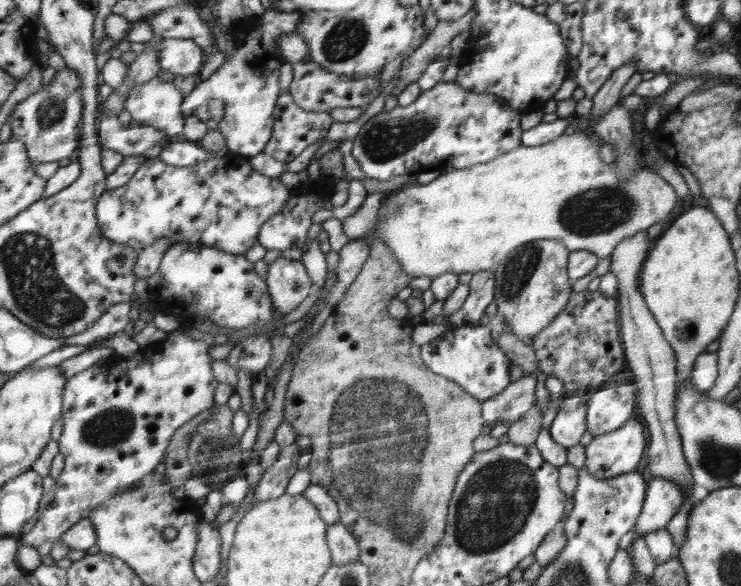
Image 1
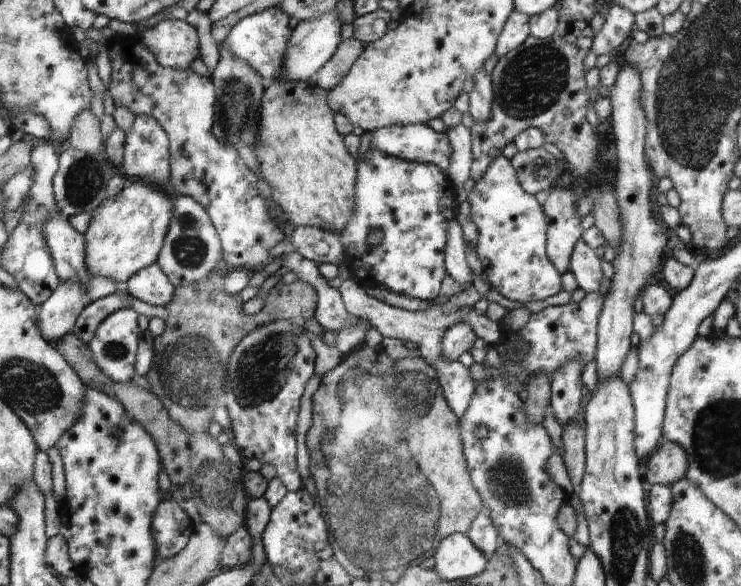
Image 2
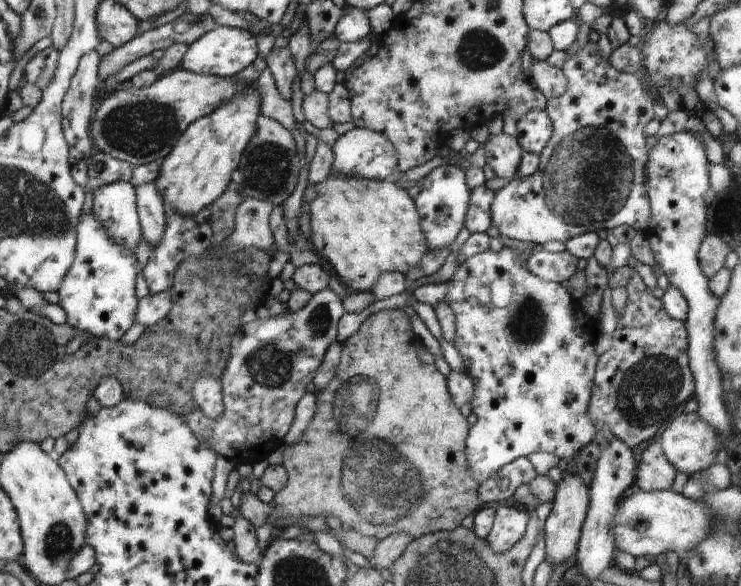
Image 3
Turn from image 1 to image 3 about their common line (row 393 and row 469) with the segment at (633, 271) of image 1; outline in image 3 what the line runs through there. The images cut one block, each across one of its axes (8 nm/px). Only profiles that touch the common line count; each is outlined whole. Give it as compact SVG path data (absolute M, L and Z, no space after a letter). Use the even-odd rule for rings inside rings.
M657 440L649 443L640 456L636 484L643 491L668 490L675 484L676 473L675 466L668 462Z

